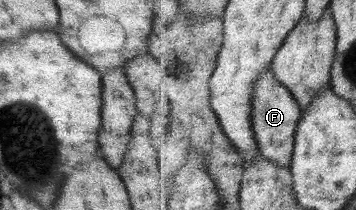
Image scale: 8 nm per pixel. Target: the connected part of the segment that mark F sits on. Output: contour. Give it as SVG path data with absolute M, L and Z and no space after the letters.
M270 68L260 74L255 85L255 95L252 102L252 122L258 140L260 154L274 162L277 166L291 166L294 156L294 144L299 121L302 120L302 106L295 96L282 82L278 81L276 74Z

